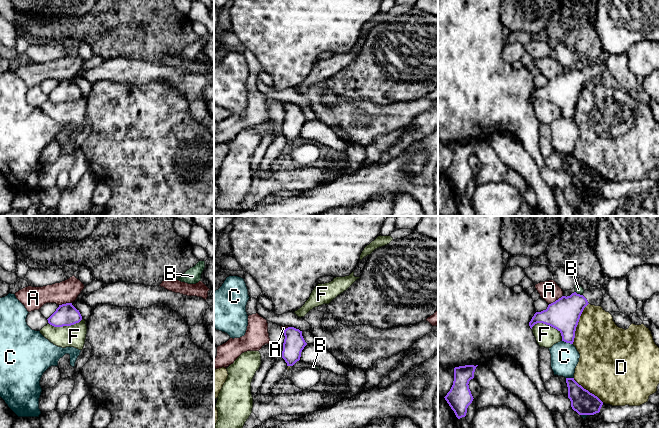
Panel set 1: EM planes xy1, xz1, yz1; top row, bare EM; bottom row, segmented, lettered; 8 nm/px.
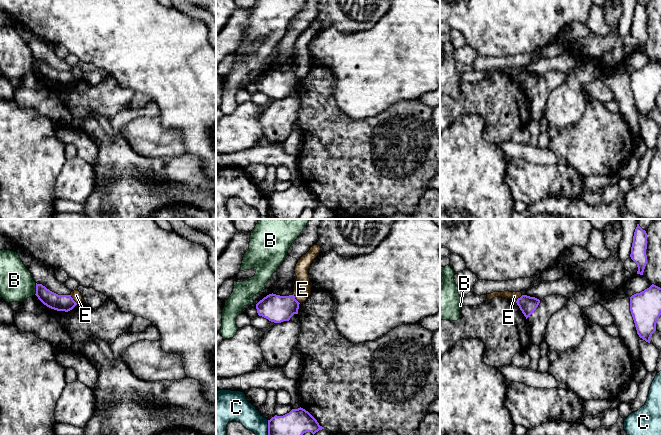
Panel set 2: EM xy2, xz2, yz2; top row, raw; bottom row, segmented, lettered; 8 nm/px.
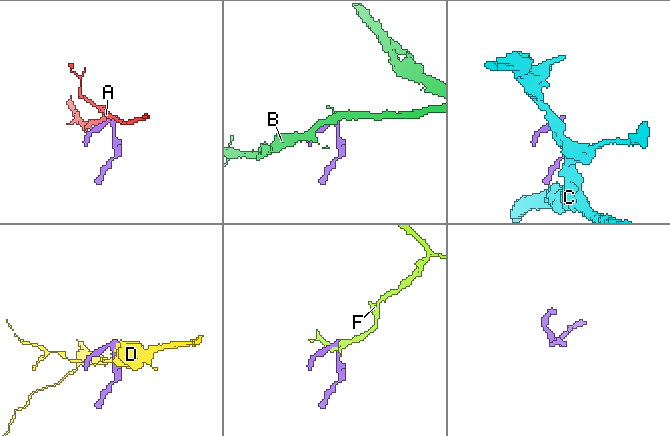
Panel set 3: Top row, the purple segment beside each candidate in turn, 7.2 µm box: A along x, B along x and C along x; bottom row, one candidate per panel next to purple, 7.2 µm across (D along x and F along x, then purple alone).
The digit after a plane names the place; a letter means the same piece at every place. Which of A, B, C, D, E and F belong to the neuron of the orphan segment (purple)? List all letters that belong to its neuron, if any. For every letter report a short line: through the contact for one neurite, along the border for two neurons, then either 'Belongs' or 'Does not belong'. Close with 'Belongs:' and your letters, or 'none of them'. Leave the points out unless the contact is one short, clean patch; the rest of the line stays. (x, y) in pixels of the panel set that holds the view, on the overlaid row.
A: Line: yz1 (562, 295), (549, 304). Does not belong
B: Does not belong
C: Does not belong
D: Does not belong
E: Line: xy2 (70, 294), (77, 303). Does not belong
F: Line: yz1 (531, 327), (537, 323), (548, 324), (560, 333), (562, 340). Does not belong
Belongs: none of them

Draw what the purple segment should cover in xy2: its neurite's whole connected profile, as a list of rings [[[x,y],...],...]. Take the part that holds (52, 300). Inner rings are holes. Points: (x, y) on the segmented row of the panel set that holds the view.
[[[36,283],[35,295],[44,305],[57,311],[68,312],[77,305],[71,295],[58,295],[47,289],[42,284]]]

